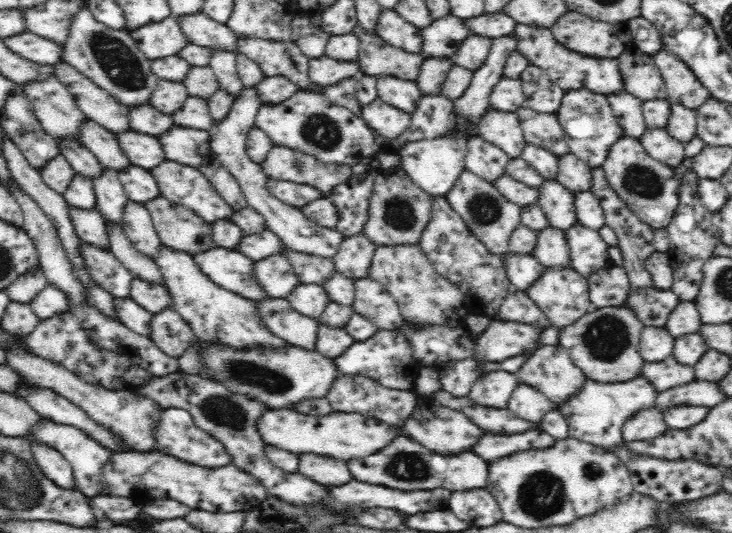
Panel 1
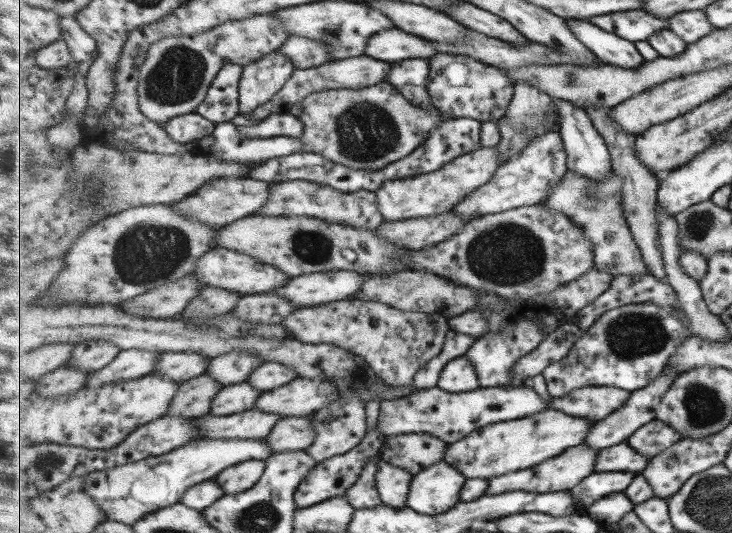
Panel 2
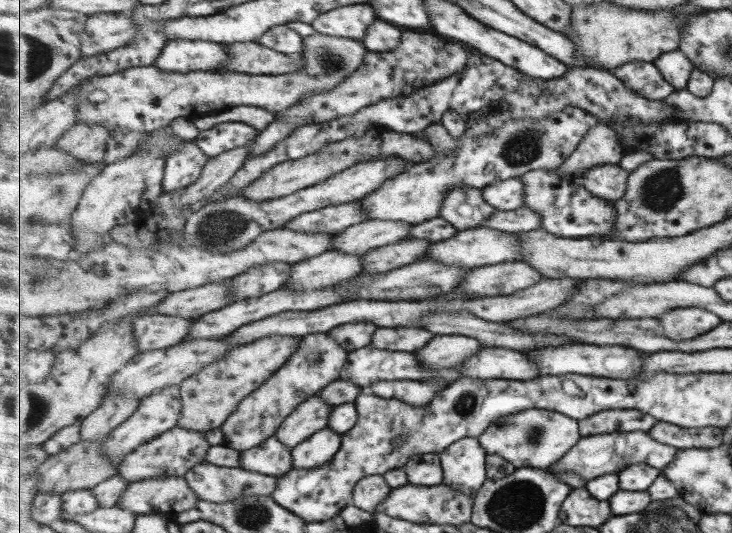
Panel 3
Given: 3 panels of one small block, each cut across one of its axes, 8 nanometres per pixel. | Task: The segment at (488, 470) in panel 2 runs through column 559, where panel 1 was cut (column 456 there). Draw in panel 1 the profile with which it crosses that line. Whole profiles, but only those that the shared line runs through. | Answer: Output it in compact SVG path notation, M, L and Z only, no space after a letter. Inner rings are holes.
M428 404L428 406L416 408L416 412L404 422L400 434L410 438L410 440L416 440L418 444L426 446L428 450L432 450L436 454L450 456L450 454L470 452L472 446L476 446L474 442L478 442L484 436L484 430L478 428L468 416L462 416L462 412L446 408L446 406Z

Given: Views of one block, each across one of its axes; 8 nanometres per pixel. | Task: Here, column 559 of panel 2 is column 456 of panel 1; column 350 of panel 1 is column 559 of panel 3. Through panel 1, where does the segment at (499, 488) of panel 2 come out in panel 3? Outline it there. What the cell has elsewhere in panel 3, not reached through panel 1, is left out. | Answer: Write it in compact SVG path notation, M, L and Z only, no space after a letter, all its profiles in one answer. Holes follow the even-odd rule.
M621 431L617 436L601 434L601 436L583 438L581 444L577 444L577 448L573 448L573 452L569 452L569 456L565 456L565 460L561 460L561 464L554 464L551 470L553 472L575 472L585 480L595 480L603 474L615 474L615 472L629 468L631 464L641 464L641 462L651 464L655 468L665 468L669 462L675 460L677 452L679 452L677 448L671 448L667 444L659 444L647 432L623 434Z

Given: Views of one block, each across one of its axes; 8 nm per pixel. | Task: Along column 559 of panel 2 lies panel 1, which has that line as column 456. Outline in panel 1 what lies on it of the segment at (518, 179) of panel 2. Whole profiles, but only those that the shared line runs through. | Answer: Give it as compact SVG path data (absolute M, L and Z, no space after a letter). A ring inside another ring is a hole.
M450 133L440 138L408 142L395 153L401 158L400 168L406 171L414 184L433 197L444 197L456 186L456 182L466 170L468 139L465 134Z

